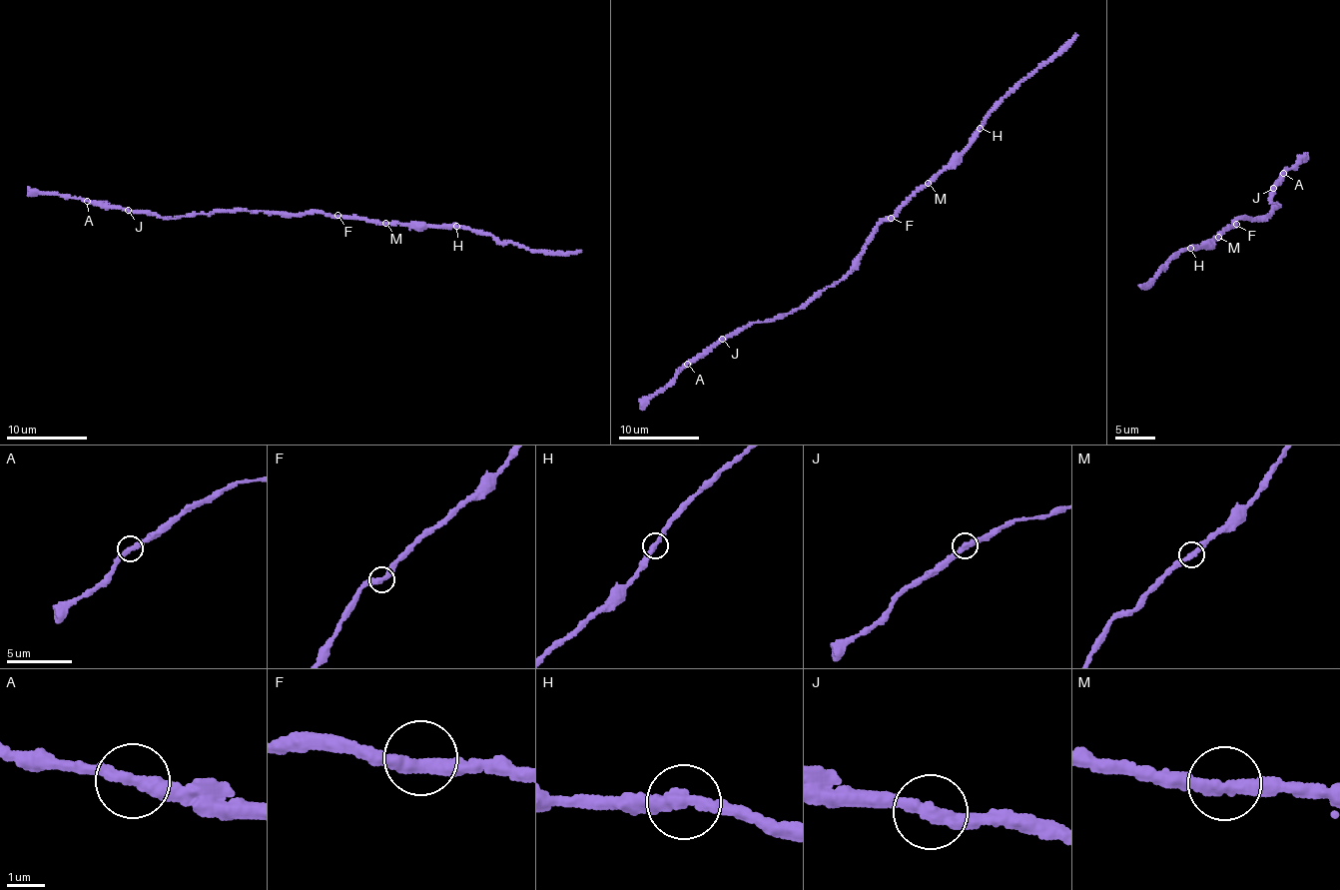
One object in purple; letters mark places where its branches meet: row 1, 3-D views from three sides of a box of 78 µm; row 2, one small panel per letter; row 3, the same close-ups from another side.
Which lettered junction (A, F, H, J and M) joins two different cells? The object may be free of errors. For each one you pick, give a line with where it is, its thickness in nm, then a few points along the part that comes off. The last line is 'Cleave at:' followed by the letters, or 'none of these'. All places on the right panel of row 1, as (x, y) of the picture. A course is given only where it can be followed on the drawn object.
Cleave at: none of these

